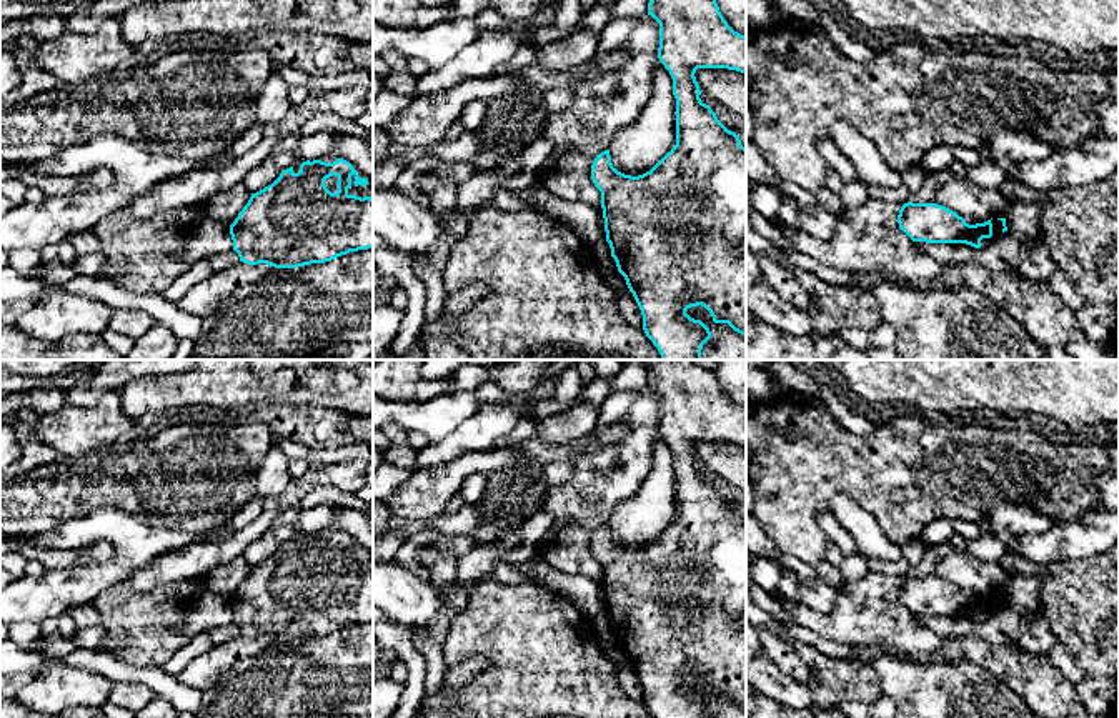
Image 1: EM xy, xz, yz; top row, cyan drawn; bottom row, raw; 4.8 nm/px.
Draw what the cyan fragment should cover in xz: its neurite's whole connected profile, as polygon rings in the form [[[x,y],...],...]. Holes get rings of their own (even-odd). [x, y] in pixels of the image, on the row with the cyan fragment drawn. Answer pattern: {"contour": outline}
{"contour": [[[649,0],[648,15],[659,23],[658,58],[673,78],[676,145],[638,177],[618,172],[609,150],[604,150],[591,165],[591,180],[601,192],[611,257],[641,310],[646,337],[661,360],[701,360],[711,332],[701,320],[691,318],[688,308],[701,305],[714,323],[728,323],[746,337],[746,148],[739,135],[728,130],[711,107],[701,102],[694,73],[698,68],[728,68],[746,75],[746,37],[728,25],[716,0]]]}

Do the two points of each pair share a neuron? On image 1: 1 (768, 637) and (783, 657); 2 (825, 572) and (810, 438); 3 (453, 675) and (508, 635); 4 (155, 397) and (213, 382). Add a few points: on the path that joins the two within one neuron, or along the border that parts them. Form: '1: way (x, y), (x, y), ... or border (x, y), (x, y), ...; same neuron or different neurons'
1: way (770, 642), (780, 652); same neuron
2: border (823, 558), (815, 567); different neurons
3: border (488, 658), (485, 668), (455, 688); different neurons
4: way (170, 393), (198, 387); same neuron

